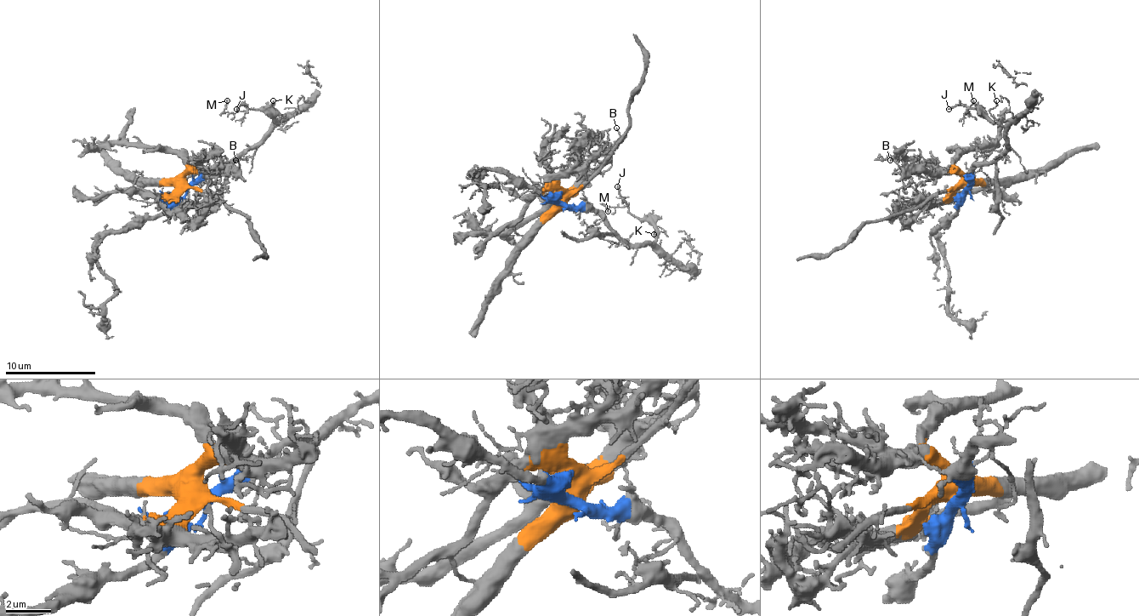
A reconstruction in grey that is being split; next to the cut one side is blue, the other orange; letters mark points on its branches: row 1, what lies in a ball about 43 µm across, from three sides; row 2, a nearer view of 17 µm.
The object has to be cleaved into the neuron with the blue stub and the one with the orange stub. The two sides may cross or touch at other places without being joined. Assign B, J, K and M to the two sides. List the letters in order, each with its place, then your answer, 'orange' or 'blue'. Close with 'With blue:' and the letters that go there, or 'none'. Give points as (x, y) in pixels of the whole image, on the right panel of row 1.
B: place (890, 160); orange
J: place (949, 109); blue
K: place (996, 100); blue
M: place (973, 100); blue
With blue: J, K, M

